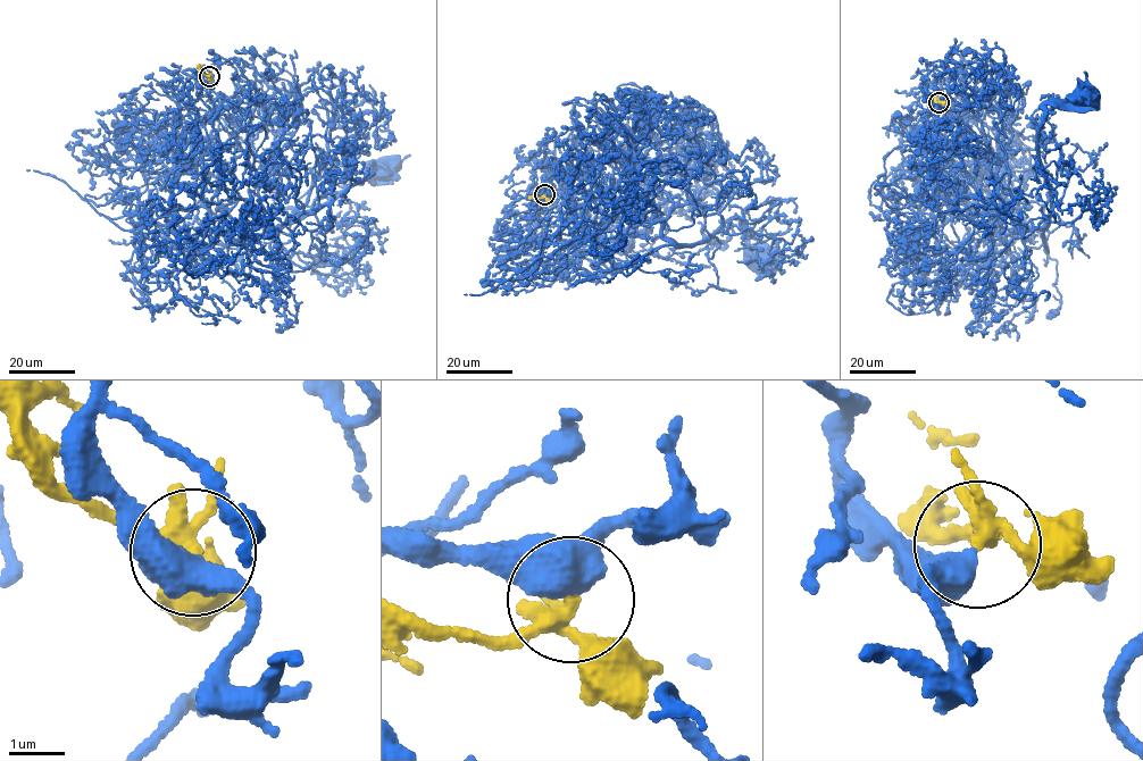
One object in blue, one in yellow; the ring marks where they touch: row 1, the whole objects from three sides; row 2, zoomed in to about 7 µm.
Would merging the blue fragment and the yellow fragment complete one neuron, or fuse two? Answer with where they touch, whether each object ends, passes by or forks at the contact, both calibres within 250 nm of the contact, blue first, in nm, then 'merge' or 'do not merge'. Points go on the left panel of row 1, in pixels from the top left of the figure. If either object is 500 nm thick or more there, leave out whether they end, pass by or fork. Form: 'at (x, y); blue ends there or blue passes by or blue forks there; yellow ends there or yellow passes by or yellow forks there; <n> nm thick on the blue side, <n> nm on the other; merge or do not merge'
at (209, 76); blue passes by; yellow forks there; 440 nm thick on the blue side, 240 nm on the other; do not merge

